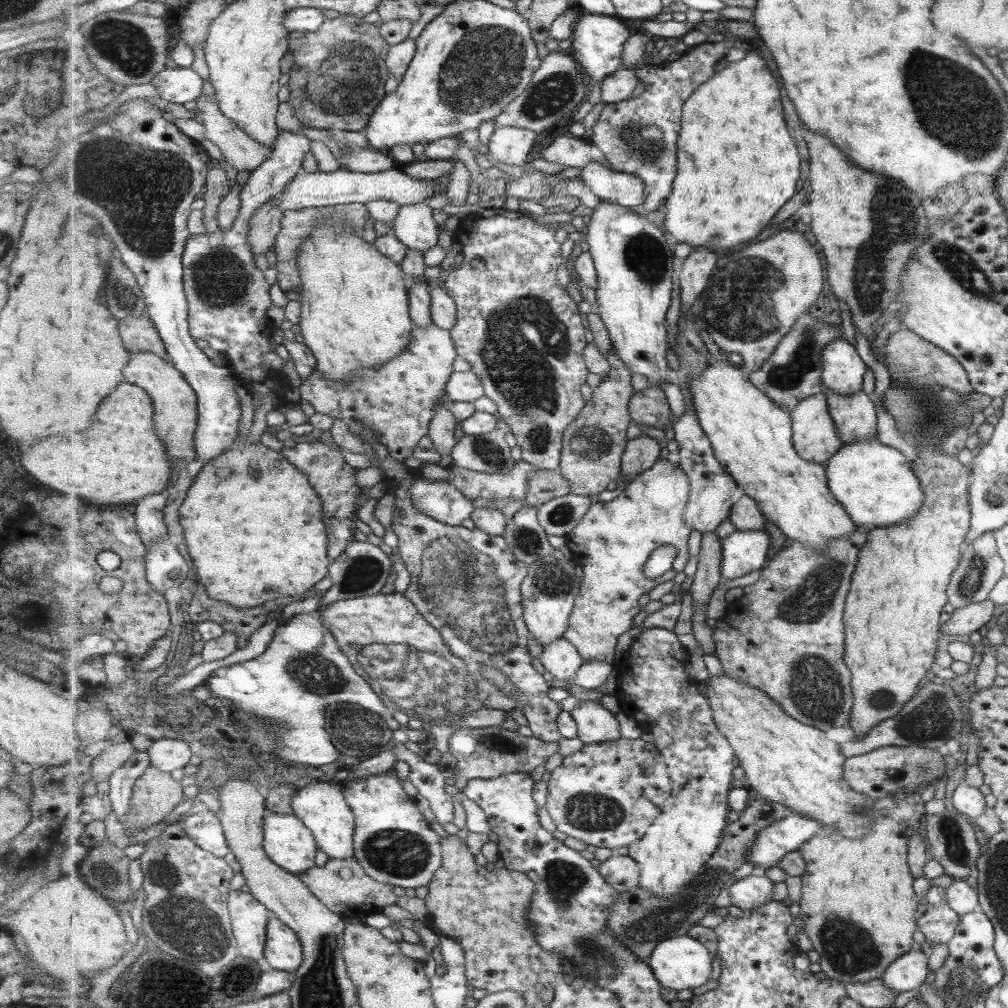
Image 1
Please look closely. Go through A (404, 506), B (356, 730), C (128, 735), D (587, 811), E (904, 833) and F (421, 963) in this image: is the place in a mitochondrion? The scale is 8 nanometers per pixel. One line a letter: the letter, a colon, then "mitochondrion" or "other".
A: other
B: mitochondrion
C: other
D: mitochondrion
E: other
F: other

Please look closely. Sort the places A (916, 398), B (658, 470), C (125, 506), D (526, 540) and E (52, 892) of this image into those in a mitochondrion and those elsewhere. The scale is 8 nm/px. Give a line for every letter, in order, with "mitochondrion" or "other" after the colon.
A: mitochondrion
B: other
C: other
D: mitochondrion
E: other

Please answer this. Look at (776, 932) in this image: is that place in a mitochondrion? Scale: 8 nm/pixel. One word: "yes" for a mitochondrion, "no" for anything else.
no

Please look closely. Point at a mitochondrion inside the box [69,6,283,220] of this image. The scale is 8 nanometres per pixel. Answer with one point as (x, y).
(127, 47)

